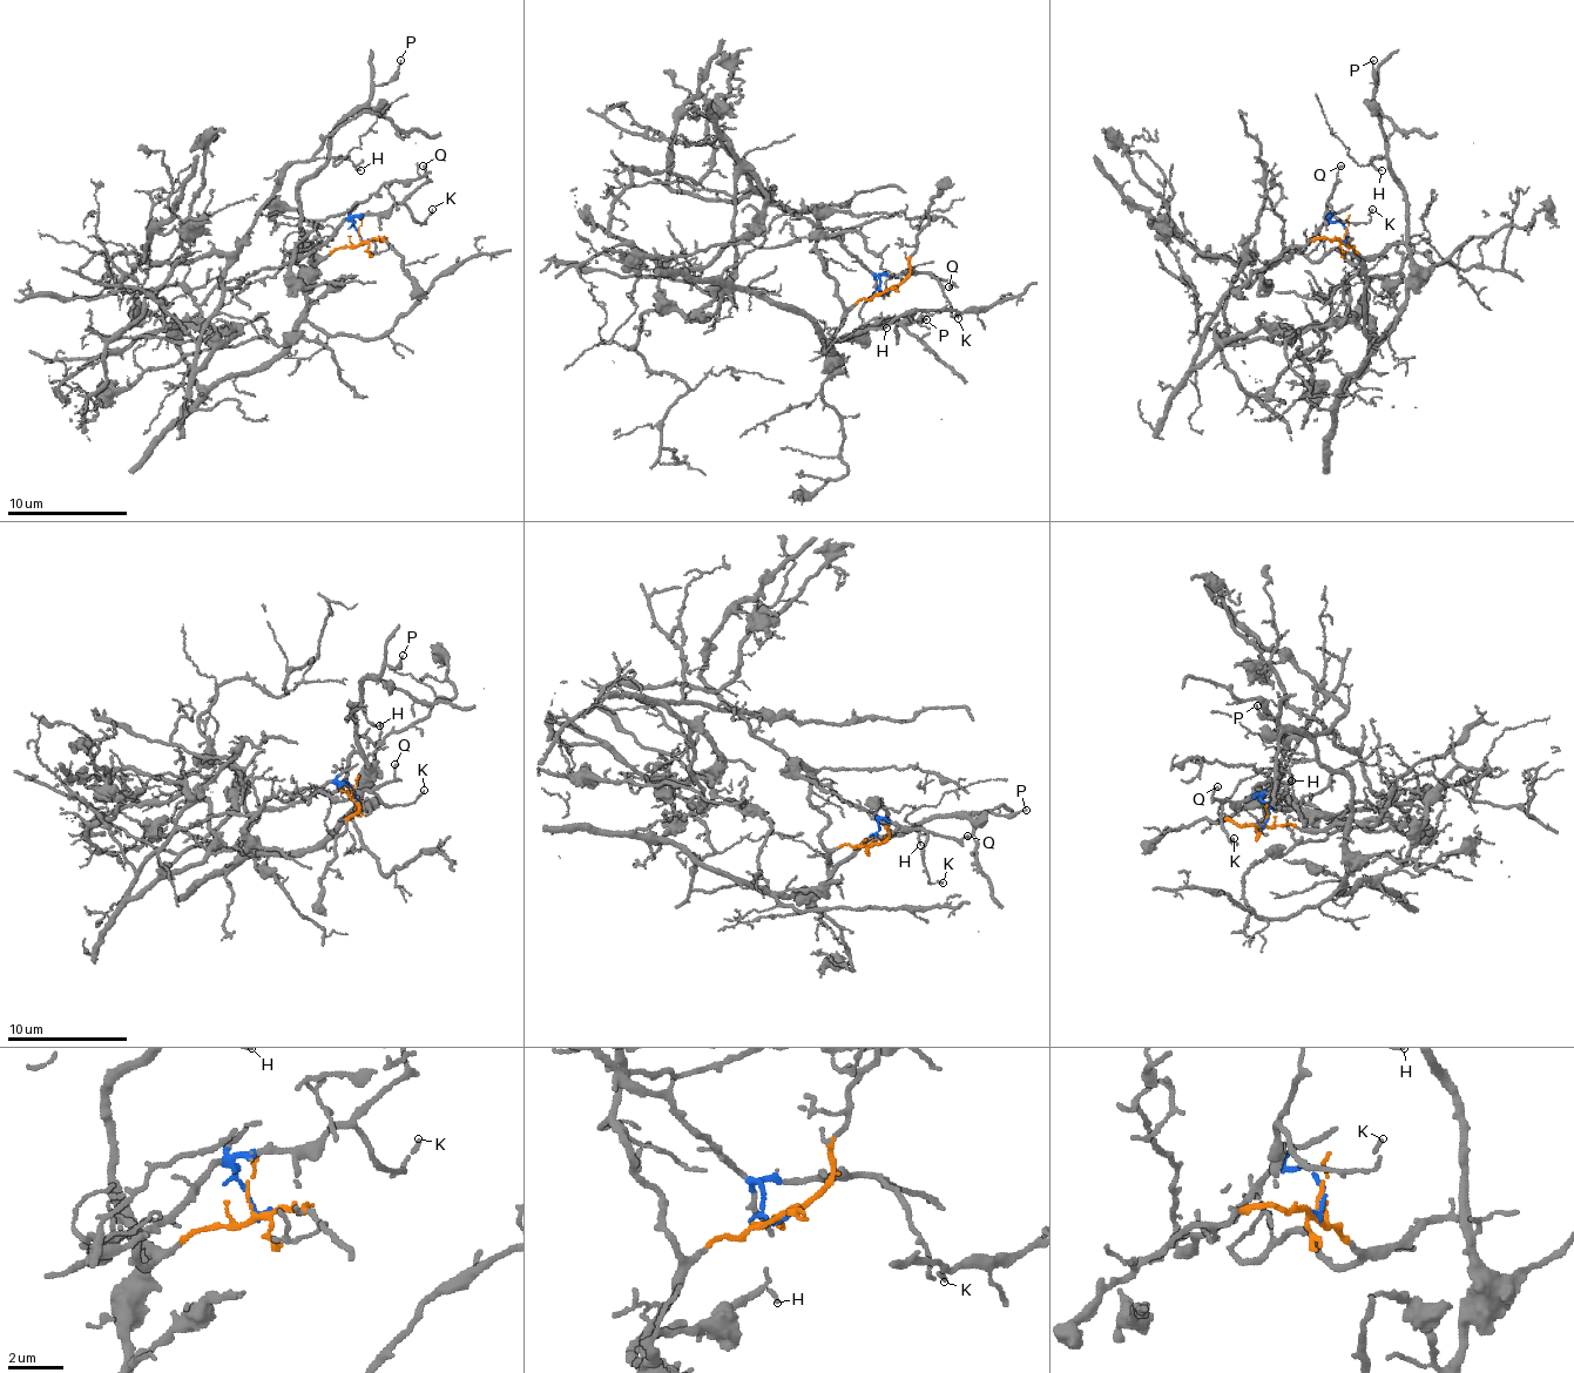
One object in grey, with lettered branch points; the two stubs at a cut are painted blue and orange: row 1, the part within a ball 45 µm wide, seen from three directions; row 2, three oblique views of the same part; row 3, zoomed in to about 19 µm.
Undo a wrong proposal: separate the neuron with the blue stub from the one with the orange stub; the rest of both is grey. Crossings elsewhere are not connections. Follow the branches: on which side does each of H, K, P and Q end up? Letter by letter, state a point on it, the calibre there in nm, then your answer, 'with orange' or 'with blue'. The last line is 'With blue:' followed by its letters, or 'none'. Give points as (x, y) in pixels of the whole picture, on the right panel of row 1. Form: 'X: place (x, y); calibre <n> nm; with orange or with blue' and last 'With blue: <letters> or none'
H: place (1382, 170); calibre 100 nm; with orange
K: place (1372, 209); calibre 110 nm; with blue
P: place (1373, 60); calibre 100 nm; with orange
Q: place (1341, 166); calibre 120 nm; with blue
With blue: K, Q

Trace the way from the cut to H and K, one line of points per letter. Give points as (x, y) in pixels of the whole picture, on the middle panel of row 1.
H: (890, 288), (859, 299), (850, 309), (826, 353), (826, 345), (859, 330), (875, 318), (886, 326)
K: (890, 290), (880, 290), (884, 276), (929, 272), (946, 297), (950, 311), (959, 318)

